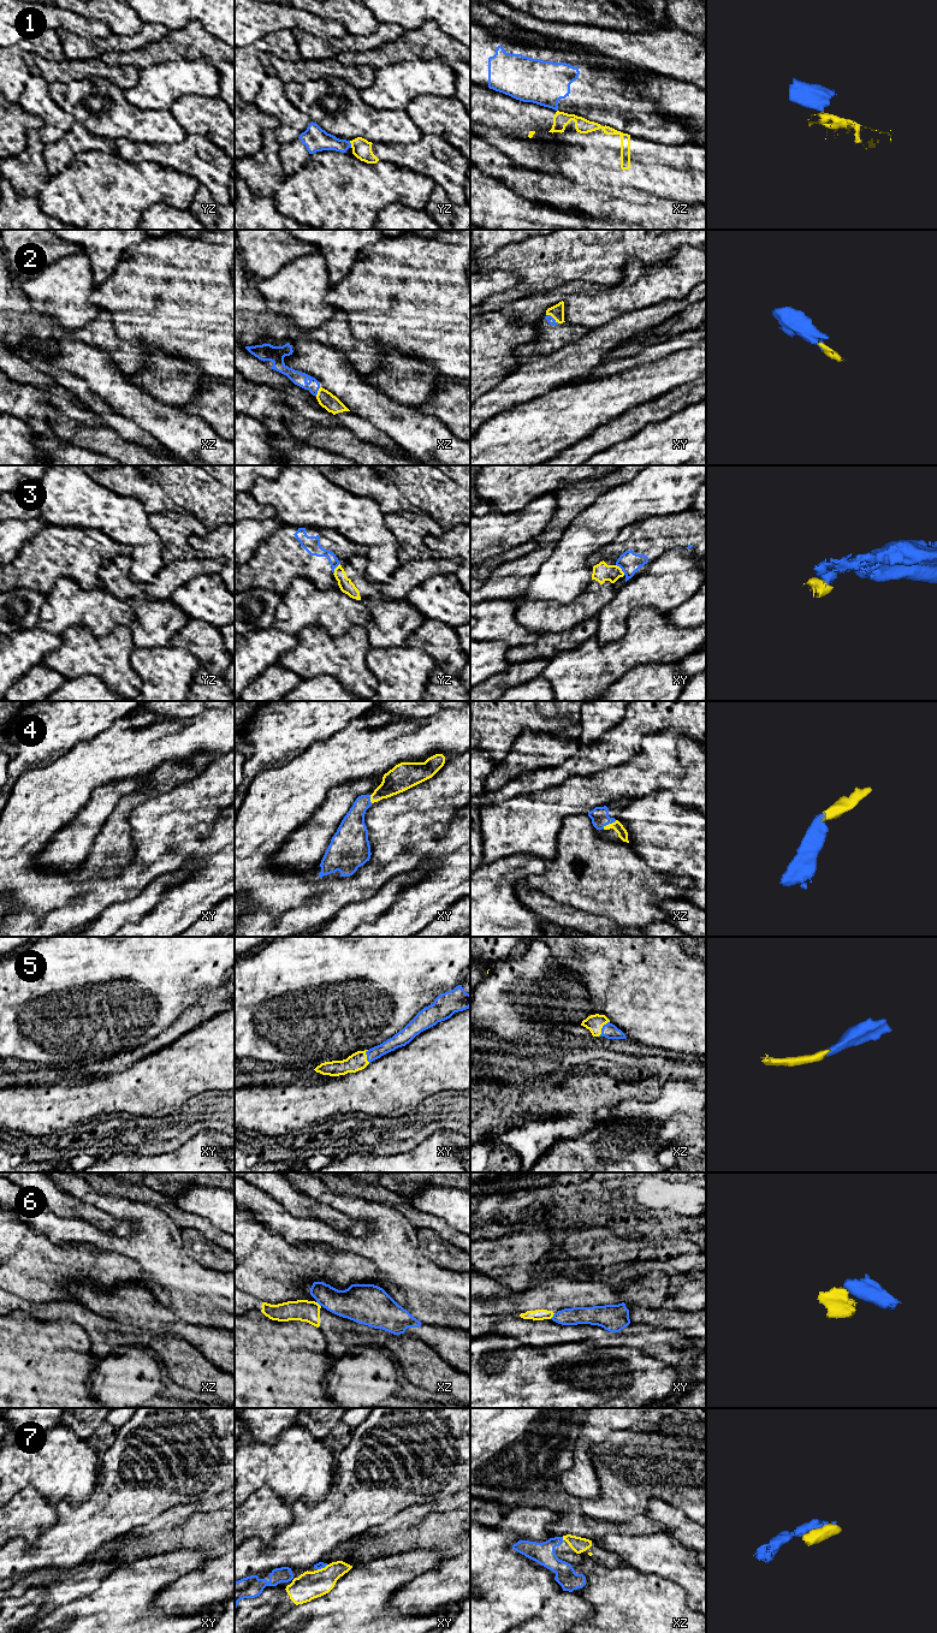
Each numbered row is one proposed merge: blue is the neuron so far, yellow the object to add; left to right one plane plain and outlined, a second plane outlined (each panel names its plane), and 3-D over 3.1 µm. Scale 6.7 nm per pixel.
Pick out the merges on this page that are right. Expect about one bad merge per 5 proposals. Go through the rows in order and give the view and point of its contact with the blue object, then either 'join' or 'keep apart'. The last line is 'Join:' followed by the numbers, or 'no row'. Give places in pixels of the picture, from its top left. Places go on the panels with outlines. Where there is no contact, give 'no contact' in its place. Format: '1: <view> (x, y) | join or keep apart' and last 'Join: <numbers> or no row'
1: yz (350, 144) | keep apart
2: xz (316, 392) | join
3: xy (621, 568) | keep apart
4: xz (609, 823) | join
5: xz (603, 1027) | join
6: xy (553, 1316) | keep apart
7: xz (562, 1538) | join
Join: 2, 4, 5, 7

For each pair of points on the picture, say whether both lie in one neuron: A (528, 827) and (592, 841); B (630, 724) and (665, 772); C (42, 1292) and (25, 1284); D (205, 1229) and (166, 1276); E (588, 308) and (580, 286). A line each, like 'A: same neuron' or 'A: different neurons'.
A: different neurons
B: different neurons
C: same neuron
D: different neurons
E: different neurons

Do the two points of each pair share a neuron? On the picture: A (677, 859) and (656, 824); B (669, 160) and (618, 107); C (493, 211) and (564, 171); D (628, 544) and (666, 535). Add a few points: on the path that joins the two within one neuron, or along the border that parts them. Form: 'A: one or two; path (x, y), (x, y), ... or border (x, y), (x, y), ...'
A: one; path (677, 850), (677, 847), (663, 832)
B: two; border (621, 131), (638, 137), (676, 144)
C: two; border (497, 178), (522, 196), (537, 200), (546, 206)
D: one; path (638, 544), (657, 535)

